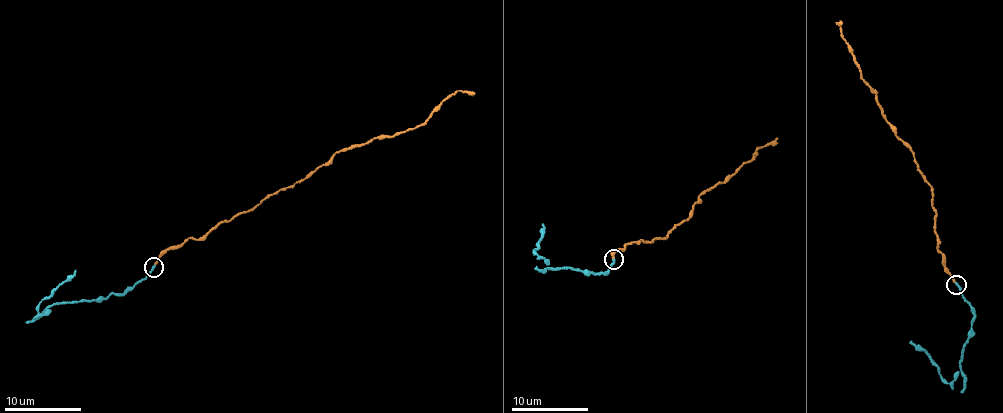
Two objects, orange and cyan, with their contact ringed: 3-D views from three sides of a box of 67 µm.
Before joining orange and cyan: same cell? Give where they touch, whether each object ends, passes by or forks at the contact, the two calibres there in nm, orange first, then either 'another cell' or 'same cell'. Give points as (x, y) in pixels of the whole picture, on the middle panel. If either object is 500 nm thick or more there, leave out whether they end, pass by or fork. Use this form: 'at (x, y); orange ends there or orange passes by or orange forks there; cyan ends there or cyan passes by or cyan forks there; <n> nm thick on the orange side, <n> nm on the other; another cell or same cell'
at (613, 259); orange ends there; cyan ends there; 170 nm thick on the orange side, 220 nm on the other; same cell

